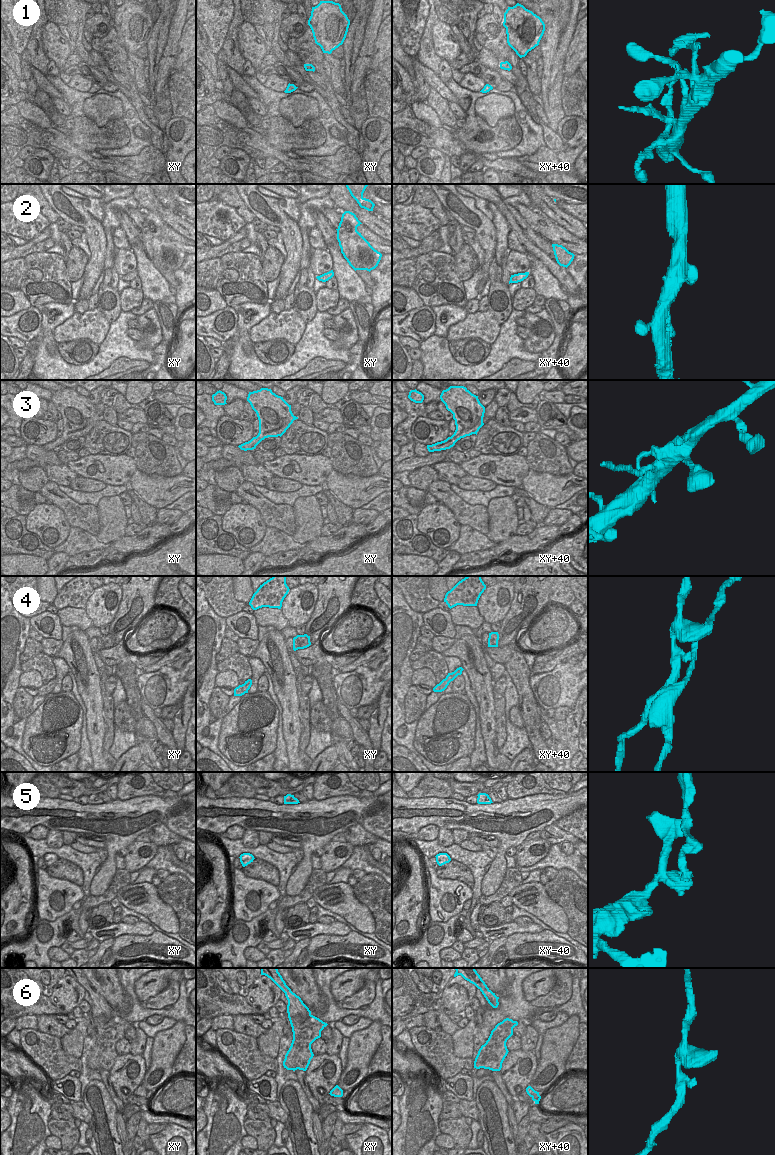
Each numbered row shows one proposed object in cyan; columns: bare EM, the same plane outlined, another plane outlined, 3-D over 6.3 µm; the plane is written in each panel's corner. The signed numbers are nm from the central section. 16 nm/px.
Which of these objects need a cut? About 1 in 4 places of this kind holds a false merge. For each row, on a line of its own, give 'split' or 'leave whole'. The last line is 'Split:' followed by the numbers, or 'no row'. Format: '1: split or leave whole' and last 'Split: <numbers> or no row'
1: split
2: leave whole
3: leave whole
4: split
5: leave whole
6: leave whole
Split: 1, 4

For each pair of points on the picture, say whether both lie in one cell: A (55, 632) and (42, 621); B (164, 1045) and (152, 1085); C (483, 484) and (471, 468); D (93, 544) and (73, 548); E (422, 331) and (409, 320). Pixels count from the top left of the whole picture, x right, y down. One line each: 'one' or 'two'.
A: one
B: one
C: two
D: one
E: one

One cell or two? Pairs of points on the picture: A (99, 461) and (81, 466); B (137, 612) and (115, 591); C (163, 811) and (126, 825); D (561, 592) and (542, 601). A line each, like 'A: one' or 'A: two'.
A: one
B: two
C: one
D: two

